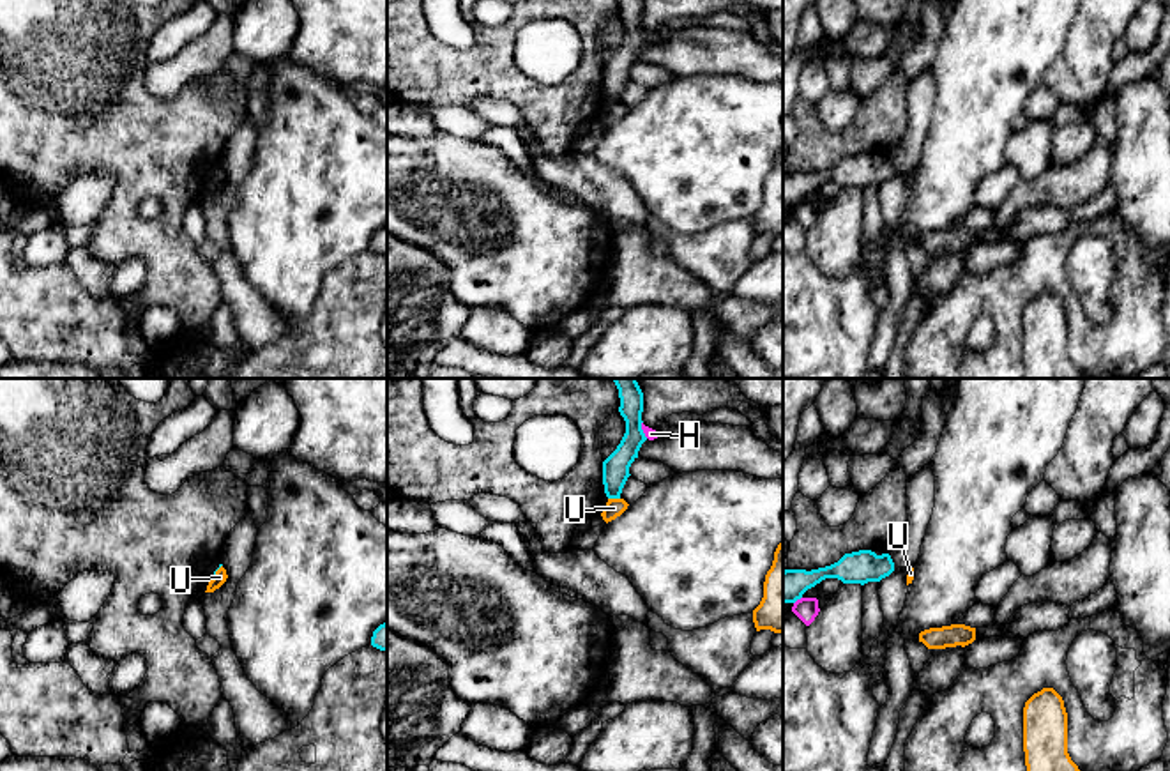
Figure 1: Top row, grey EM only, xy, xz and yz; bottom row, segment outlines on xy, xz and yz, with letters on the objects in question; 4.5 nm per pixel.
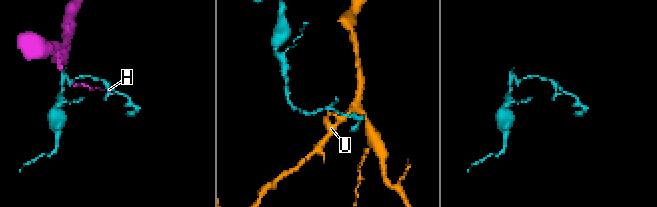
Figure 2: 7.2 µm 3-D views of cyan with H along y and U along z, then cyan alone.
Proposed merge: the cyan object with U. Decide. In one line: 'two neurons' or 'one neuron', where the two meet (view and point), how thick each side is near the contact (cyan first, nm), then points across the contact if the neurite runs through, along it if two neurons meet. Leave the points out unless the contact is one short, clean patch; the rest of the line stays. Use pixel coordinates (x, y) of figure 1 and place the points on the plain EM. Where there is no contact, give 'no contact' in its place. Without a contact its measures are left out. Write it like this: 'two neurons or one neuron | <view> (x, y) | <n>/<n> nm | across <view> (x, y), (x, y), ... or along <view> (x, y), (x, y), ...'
two neurons | xz (614, 101) | 130/90 nm | along xz (608, 101), (619, 103)

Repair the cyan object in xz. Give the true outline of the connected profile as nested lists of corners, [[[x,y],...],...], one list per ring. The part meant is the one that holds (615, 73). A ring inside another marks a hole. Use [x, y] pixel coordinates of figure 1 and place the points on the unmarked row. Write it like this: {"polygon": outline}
{"polygon": [[[619,0],[619,16],[626,25],[626,37],[617,53],[603,65],[603,88],[608,103],[620,103],[627,85],[629,71],[638,62],[642,48],[647,44],[642,34],[643,0]]]}

